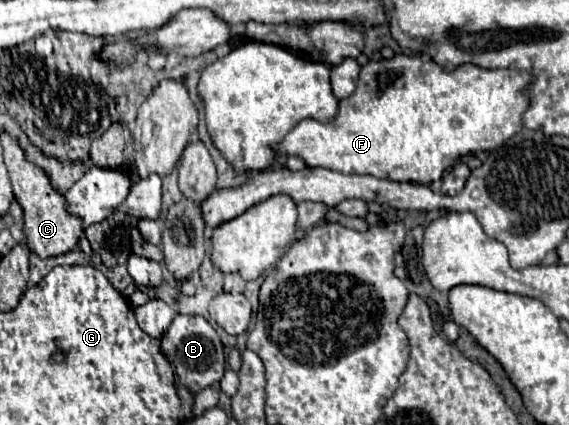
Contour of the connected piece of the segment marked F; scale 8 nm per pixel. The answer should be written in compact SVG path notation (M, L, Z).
M398 54L392 60L370 60L360 70L360 78L358 78L354 94L350 94L348 98L340 100L336 118L332 118L330 122L318 122L314 118L304 118L302 122L298 122L298 126L294 126L288 132L288 136L280 144L276 144L276 152L280 156L298 156L310 168L328 168L328 170L338 170L342 174L370 174L374 178L386 178L386 180L396 180L396 182L432 184L460 156L466 156L466 154L472 154L472 152L482 152L482 150L492 150L496 146L502 146L516 132L520 132L520 128L522 128L522 114L528 108L528 98L522 94L522 88L524 88L524 84L530 82L530 78L532 76L528 72L484 70L480 66L474 66L474 64L462 64L454 72L444 72L436 62L432 62L430 58L422 58L422 56L404 56L404 54Z

